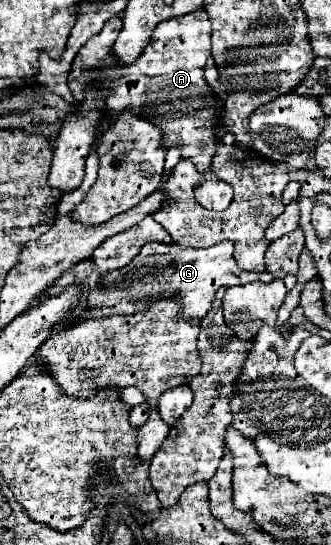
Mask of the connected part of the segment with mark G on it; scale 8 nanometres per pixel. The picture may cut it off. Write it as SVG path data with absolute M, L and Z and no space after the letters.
M221 241L213 247L207 249L185 249L179 245L165 245L165 243L147 243L139 257L153 257L153 269L149 275L143 277L133 277L133 279L125 279L123 283L119 283L117 287L107 287L105 291L97 287L99 281L99 273L93 261L81 261L77 265L73 265L71 269L67 269L49 289L47 295L59 295L67 285L71 283L83 283L83 295L79 295L81 303L79 307L71 313L69 323L63 323L63 327L71 327L79 321L85 319L97 319L97 317L107 317L113 313L119 315L131 315L131 311L139 311L143 307L147 307L147 303L155 303L155 299L169 299L171 295L177 295L179 303L183 305L183 317L185 319L203 319L203 315L207 315L207 311L211 309L211 303L215 299L215 293L219 287L233 287L233 285L247 285L253 281L262 281L270 283L274 280L274 276L269 272L261 273L245 273L237 267L237 261L233 257L235 245L231 241Z

